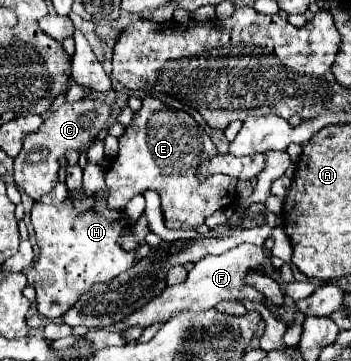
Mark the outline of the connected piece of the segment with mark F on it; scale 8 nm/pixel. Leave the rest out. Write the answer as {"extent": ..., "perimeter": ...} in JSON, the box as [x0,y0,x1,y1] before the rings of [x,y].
{"extent":[123,243,271,327],"perimeter":[[[241,243],[235,249],[225,251],[223,255],[207,255],[199,263],[195,263],[195,267],[189,271],[189,277],[183,283],[167,287],[161,295],[153,297],[153,301],[149,301],[145,307],[133,313],[133,317],[123,319],[123,323],[127,323],[129,327],[133,325],[149,327],[159,321],[169,321],[173,315],[181,311],[205,311],[215,307],[221,301],[233,301],[233,299],[247,299],[247,301],[271,305],[267,297],[263,297],[263,293],[257,293],[257,289],[249,287],[245,281],[245,277],[251,271],[259,271],[267,263],[269,263],[269,253],[265,251],[265,247],[257,247],[251,243]]]}

